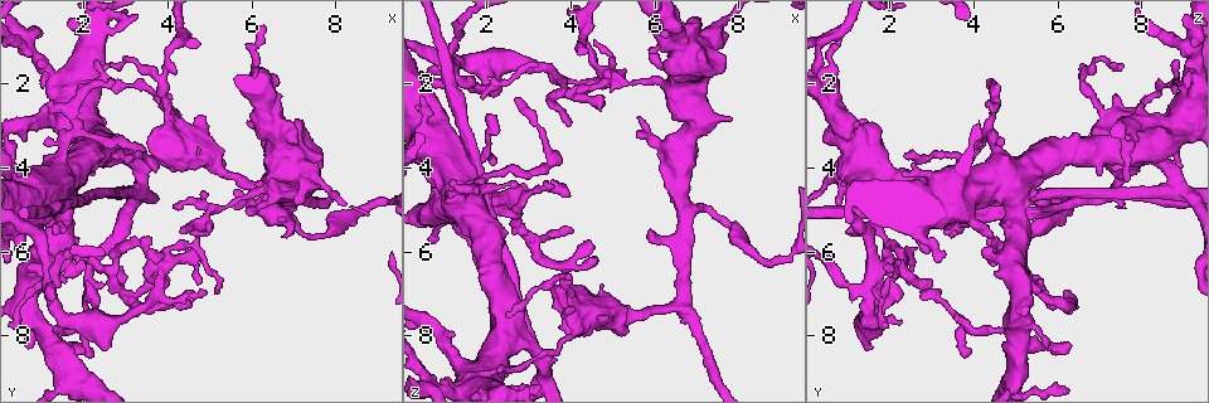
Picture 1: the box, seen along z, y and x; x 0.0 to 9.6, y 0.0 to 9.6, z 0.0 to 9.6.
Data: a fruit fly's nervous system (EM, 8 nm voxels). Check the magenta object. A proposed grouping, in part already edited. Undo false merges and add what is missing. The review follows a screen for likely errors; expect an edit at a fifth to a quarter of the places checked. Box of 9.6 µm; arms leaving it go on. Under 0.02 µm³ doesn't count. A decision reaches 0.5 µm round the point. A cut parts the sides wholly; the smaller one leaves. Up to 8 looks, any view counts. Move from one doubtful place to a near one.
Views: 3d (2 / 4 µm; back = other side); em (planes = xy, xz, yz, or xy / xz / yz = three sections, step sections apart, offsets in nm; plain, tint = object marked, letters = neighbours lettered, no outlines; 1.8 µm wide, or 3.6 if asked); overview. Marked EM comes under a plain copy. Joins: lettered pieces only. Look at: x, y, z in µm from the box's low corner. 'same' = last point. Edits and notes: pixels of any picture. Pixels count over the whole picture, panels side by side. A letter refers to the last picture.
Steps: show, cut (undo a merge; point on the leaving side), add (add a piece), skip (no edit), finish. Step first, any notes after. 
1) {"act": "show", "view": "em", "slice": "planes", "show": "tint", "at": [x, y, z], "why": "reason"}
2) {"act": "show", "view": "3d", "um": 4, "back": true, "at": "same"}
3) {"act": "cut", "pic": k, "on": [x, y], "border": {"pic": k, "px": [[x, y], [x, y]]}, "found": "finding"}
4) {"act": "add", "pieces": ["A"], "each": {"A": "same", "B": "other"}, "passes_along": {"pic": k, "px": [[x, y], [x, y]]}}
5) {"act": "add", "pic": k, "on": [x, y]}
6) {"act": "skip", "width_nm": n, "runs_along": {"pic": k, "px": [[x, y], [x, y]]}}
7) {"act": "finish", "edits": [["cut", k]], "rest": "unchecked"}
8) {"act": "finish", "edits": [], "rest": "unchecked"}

{"act": "show", "view": "3d", "um": 4, "at": [4.60, 5.50, 0.95], "why": "branch stops here"}

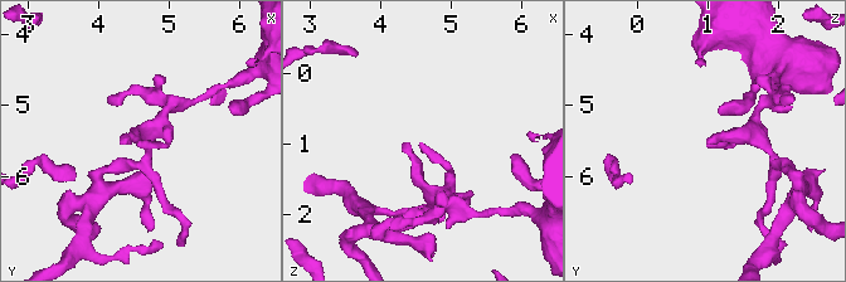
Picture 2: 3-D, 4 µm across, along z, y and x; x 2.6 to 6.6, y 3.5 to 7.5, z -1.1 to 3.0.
{"act": "show", "view": "em", "slice": "planes", "show": "letters", "at": [4.55, 5.50, 1.00]}

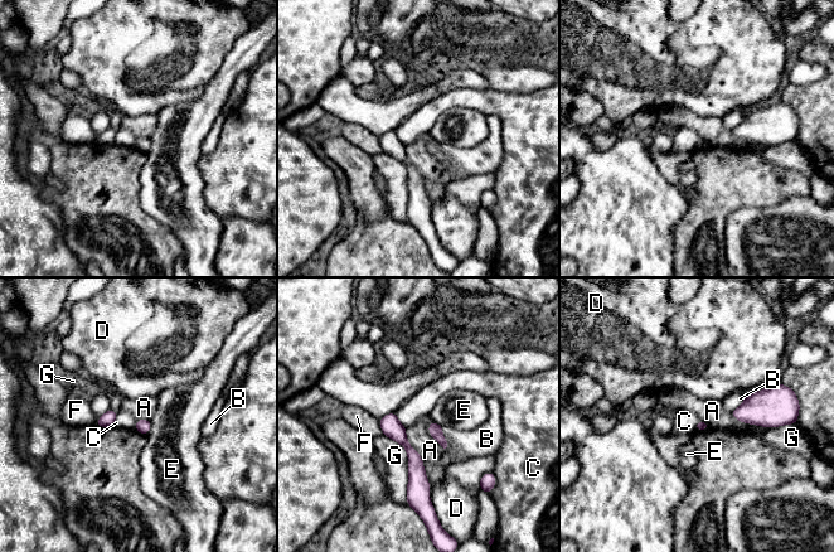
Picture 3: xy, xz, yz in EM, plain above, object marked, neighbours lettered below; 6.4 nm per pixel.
{"act": "skip", "each": {"A": "other", "B": "other", "C": "other", "D": "other", "E": "other", "F": "other", "G": "other"}, "border": {"pic": 3, "px": [[405, 427], [430, 488]]}, "found": "no lettered piece goes on from it"}

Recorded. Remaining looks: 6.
{"act": "show", "view": "em", "um": 3.6, "slice": "xy", "step": 16, "show": "tint", "at": [1.00, 7.90, 5.00], "why": "thin neck"}

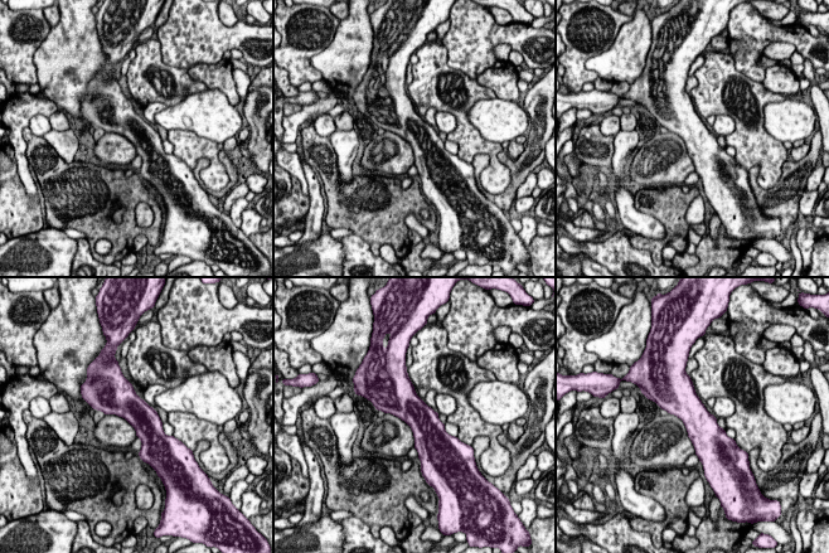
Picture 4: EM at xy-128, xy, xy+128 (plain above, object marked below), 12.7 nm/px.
{"act": "show", "view": "em", "um": 3.6, "slice": "planes", "show": "letters", "at": "same"}

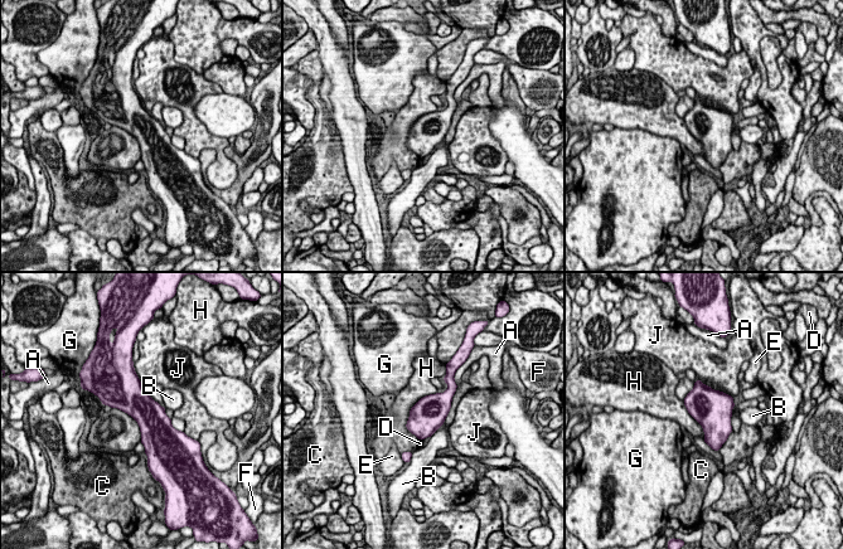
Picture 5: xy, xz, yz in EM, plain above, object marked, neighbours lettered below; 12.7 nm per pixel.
{"act": "skip", "width_nm": 380, "longest_contact_nm": ["H", 650], "each": {"A": "other", "B": "other", "C": "other", "D": "other", "E": "other", "F": "other", "G": "other", "H": "other", "J": "other"}, "found": "continuous, no second cell"}

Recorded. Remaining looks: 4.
{"act": "show", "view": "3d", "um": 4, "at": [3.40, 4.35, 8.75], "why": "looks like a crossing"}

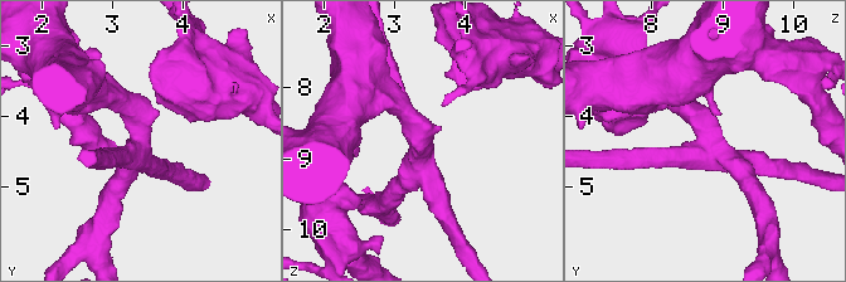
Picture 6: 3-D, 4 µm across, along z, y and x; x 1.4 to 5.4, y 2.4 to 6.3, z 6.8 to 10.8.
{"act": "show", "view": "em", "slice": "planes", "show": "tint", "at": [3.40, 4.35, 8.80], "arms": 4}

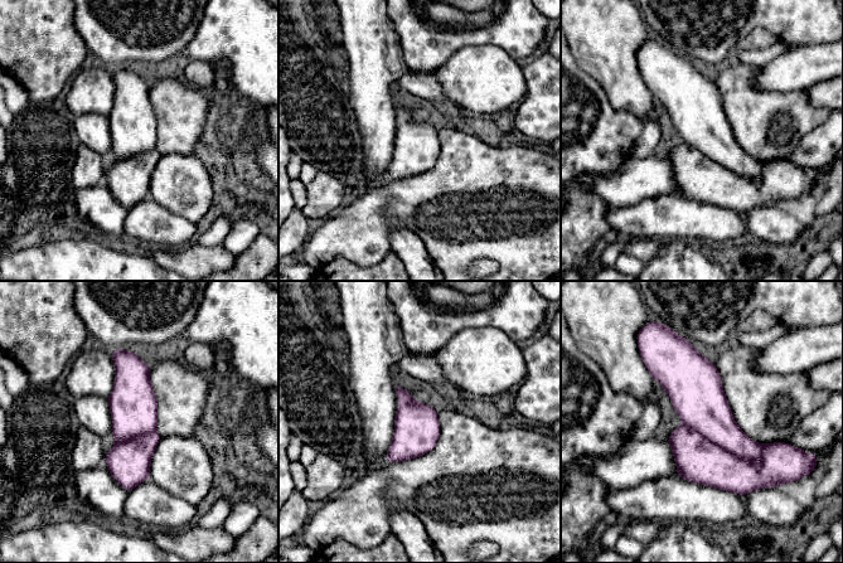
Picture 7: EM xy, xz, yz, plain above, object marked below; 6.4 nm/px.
{"act": "show", "view": "em", "slice": "planes", "show": "letters", "at": "same"}

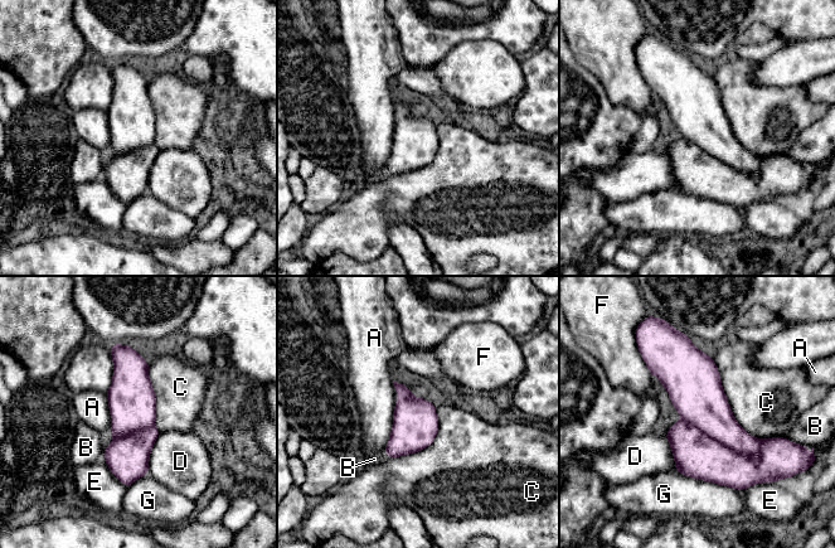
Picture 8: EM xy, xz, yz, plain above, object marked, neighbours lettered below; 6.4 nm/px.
{"act": "cut", "pic": 8, "on": [697, 455], "each": {"A": "other", "B": "other", "C": "other", "D": "other", "E": "other", "F": "other", "G": "other"}, "border": {"pic": 8, "px": [[681, 418], [733, 450], [758, 456]]}, "found": "two cells meet here"}

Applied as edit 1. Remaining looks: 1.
{"act": "finish", "edits": [["cut", 8]], "rest": "unchecked"}

